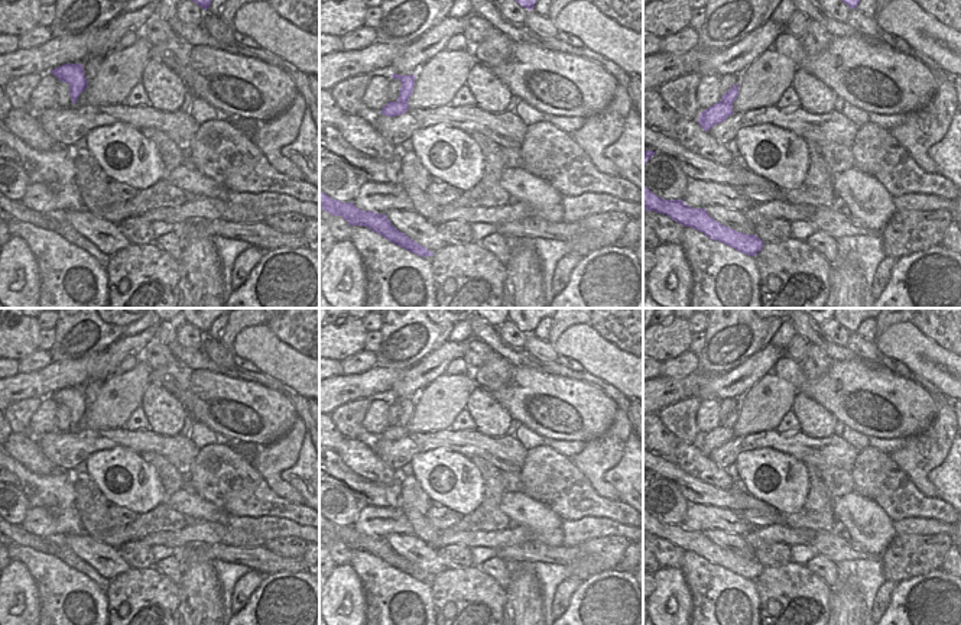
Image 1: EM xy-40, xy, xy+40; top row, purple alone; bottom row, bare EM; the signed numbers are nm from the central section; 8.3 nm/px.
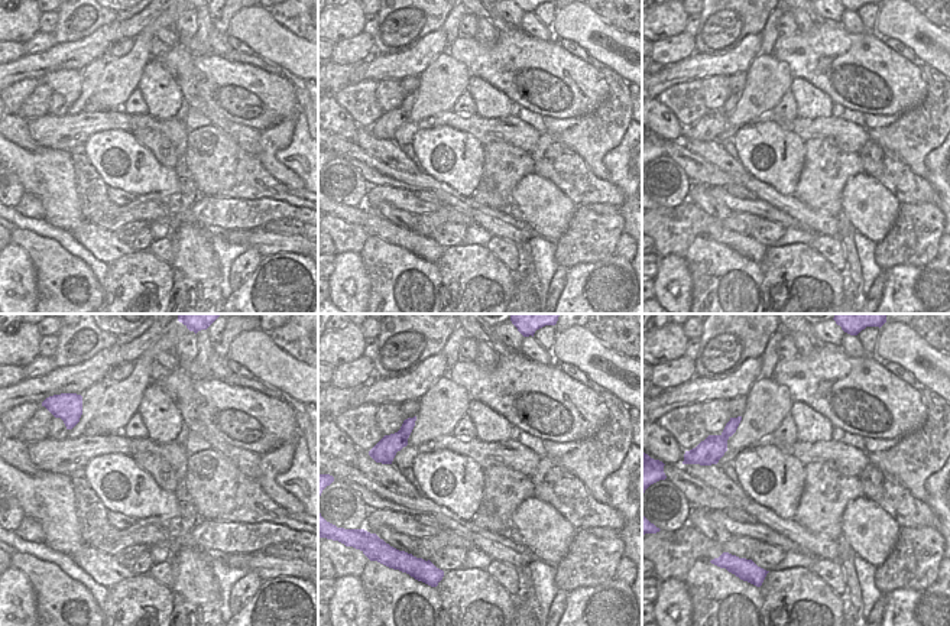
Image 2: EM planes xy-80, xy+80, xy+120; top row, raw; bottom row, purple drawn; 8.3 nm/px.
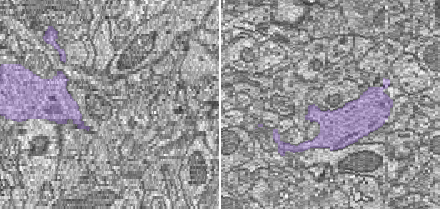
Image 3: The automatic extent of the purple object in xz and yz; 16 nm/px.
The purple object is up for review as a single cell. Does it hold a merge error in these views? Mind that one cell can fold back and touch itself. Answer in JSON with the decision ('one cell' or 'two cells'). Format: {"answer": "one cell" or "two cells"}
{"answer": "one cell"}

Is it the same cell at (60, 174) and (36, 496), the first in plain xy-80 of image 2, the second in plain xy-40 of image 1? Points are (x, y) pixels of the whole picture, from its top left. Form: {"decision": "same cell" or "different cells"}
{"decision": "same cell"}

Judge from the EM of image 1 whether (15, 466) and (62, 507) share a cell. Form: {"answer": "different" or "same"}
{"answer": "same"}

